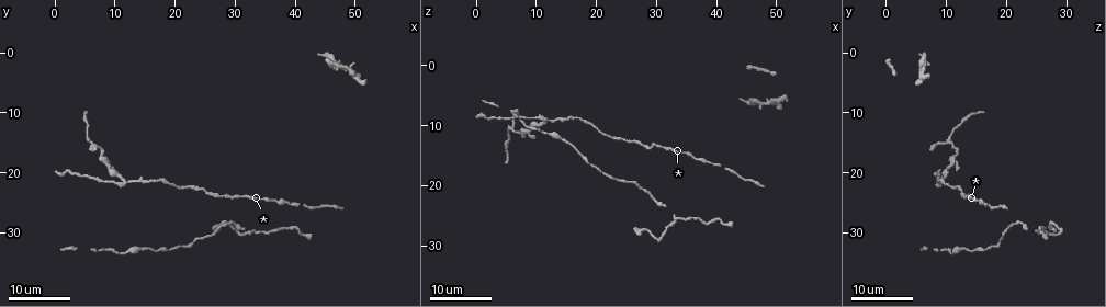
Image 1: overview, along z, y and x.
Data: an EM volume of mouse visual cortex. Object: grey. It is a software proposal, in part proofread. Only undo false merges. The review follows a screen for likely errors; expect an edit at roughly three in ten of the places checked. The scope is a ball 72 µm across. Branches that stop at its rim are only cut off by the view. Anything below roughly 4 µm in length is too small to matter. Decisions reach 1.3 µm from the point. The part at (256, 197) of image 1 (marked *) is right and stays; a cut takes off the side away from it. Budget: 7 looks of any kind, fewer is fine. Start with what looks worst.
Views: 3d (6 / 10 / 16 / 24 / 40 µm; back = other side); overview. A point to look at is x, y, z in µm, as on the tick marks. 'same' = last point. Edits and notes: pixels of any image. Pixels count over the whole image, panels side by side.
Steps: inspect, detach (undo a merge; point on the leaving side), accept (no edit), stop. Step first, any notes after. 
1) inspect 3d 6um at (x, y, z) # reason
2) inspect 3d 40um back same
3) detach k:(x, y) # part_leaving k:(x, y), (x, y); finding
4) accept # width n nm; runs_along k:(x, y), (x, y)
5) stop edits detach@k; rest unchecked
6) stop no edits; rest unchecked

inspect 3d 16um at (11.5, 21.0, 9.0) # arms part here

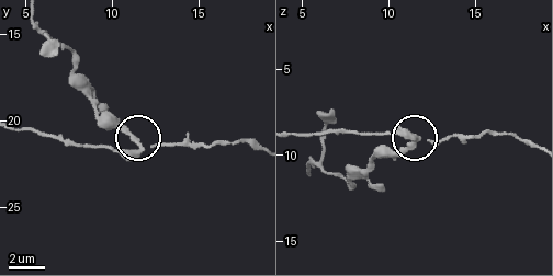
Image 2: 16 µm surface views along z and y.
inspect 3d 10um at (11.3, 21.1, 9.4)

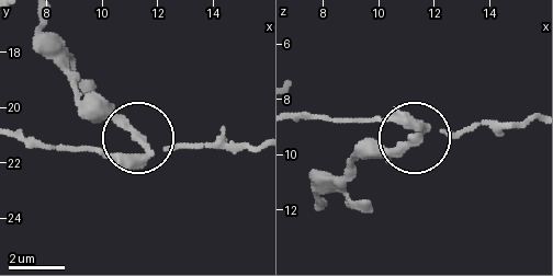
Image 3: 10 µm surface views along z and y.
detach 3:(121, 122) # part_leaving 3:(145, 150), (83, 95), (42, 18); a second neuron is stuck on

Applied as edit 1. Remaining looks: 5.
inspect 3d 16um at (28.5, 23.5, 14.0)

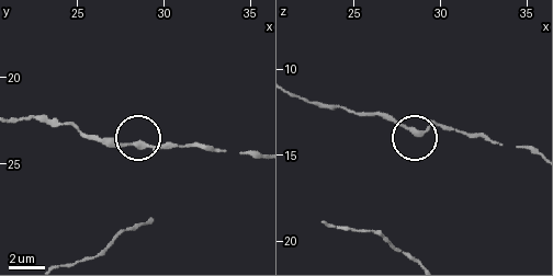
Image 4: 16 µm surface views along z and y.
inspect 3d 6um at (28.6, 24.0, 13.7)

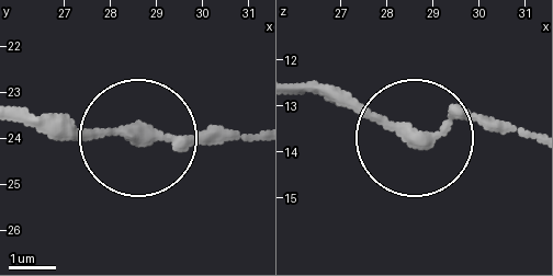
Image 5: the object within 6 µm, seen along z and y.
accept # side_arm 33 um; runs_along 5:(254, 135), (45, 127); one neuron here

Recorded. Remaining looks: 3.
inspect 3d 16um at (10.0, 33.0, 11.0) # sudden change in width

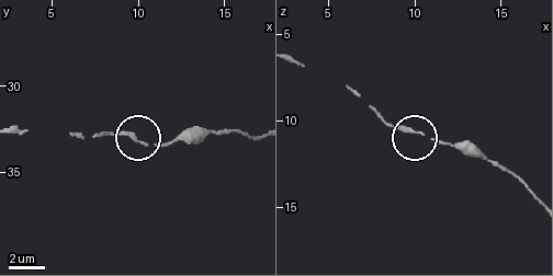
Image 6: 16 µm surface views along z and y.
inspect 3d 10um at (10.0, 33.2, 10.7)

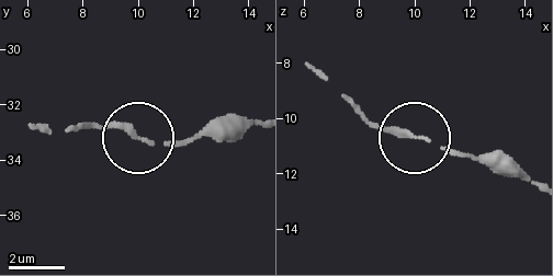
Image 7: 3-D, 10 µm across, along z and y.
accept # all the same neuron

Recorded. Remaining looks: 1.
stop edits detach@3; rest unchecked

